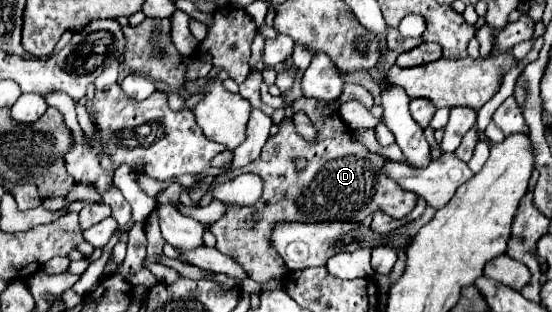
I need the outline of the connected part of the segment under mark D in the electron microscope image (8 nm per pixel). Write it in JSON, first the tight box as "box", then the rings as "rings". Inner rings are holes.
{"box":[212,85,416,285],"rings":[[[344,85],[340,97],[334,101],[320,101],[312,97],[302,97],[294,101],[294,105],[306,105],[306,113],[320,133],[318,143],[308,145],[294,131],[292,119],[286,119],[280,125],[278,135],[266,141],[266,145],[262,147],[262,155],[256,161],[248,163],[242,169],[230,169],[222,175],[222,181],[230,181],[242,173],[254,173],[264,181],[262,195],[254,205],[226,205],[226,213],[212,227],[216,235],[216,249],[232,257],[238,265],[242,265],[248,277],[260,285],[286,275],[284,263],[278,259],[278,255],[274,255],[274,251],[270,251],[270,231],[278,221],[362,223],[368,215],[376,213],[378,209],[394,219],[402,219],[416,205],[416,195],[404,191],[394,179],[390,179],[384,173],[384,157],[368,151],[368,147],[356,139],[356,133],[350,127],[346,127],[346,123],[340,119],[338,109],[342,103],[350,99],[362,99],[362,105],[368,107],[374,105],[374,97],[360,85]],[[296,157],[304,157],[308,161],[304,173],[298,173],[294,169]]]}

